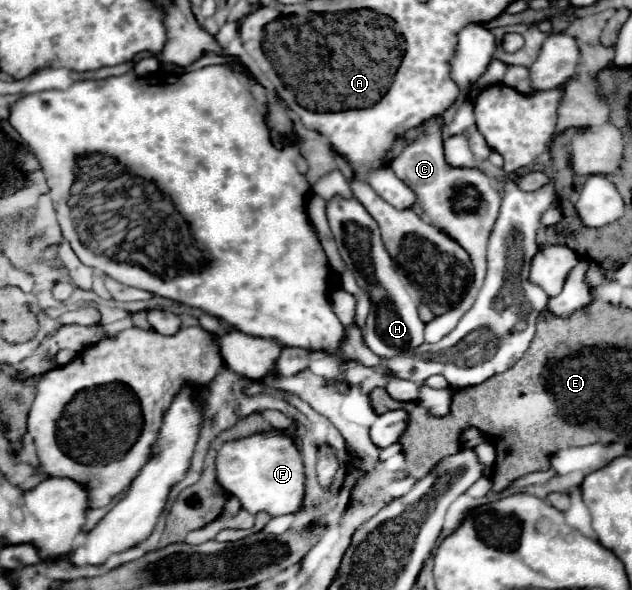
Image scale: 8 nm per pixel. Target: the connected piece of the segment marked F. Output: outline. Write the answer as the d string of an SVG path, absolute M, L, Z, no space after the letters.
M275 430L227 442L217 454L217 480L229 494L239 498L241 506L251 514L261 510L271 516L289 514L301 508L305 496L303 456L291 438L285 438L285 434Z

